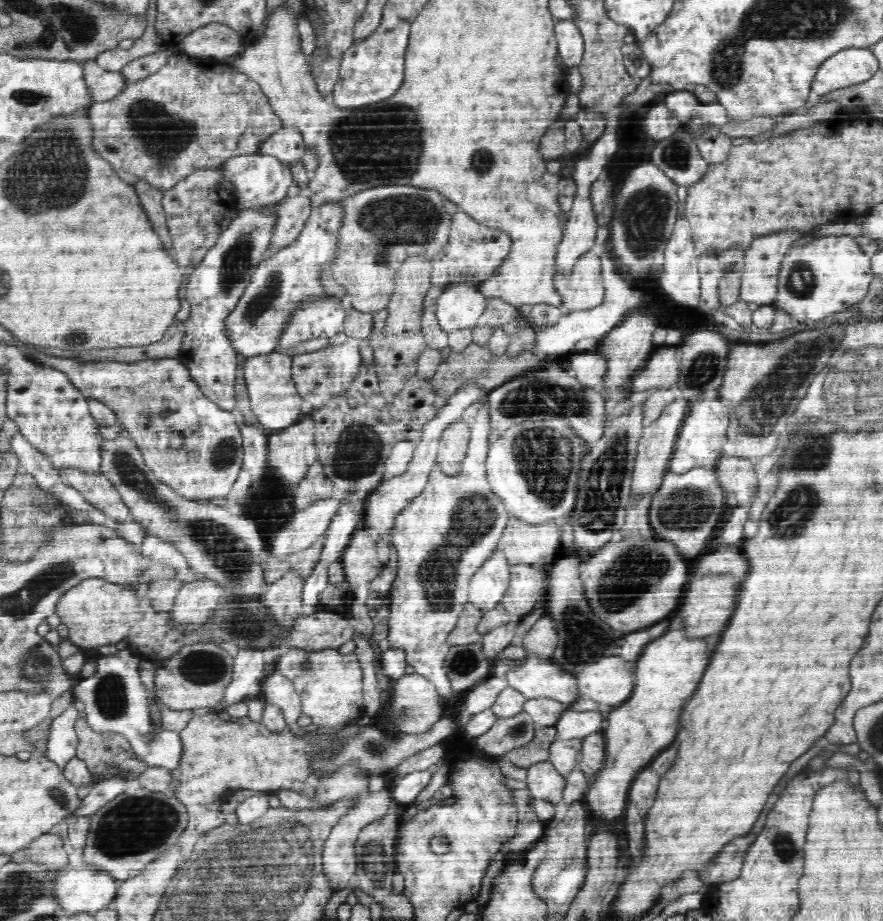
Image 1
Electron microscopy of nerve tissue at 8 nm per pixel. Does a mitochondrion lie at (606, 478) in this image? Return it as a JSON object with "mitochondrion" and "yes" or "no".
{"mitochondrion":"yes"}

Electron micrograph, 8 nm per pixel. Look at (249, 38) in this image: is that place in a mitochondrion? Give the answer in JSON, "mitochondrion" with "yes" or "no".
{"mitochondrion":"no"}

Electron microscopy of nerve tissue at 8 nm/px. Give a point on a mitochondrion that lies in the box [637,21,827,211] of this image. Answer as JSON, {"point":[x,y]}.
{"point":[674,155]}

